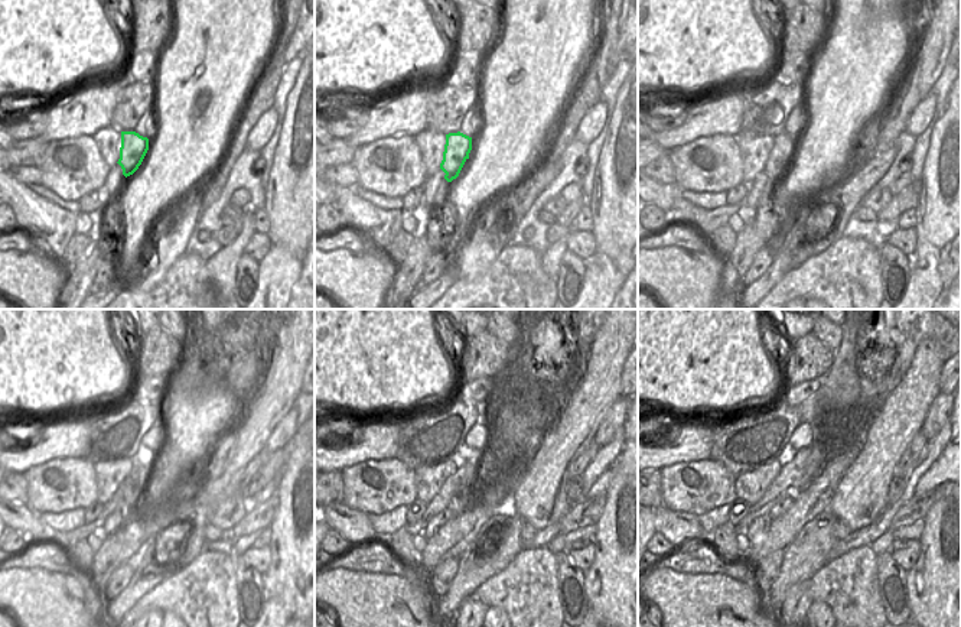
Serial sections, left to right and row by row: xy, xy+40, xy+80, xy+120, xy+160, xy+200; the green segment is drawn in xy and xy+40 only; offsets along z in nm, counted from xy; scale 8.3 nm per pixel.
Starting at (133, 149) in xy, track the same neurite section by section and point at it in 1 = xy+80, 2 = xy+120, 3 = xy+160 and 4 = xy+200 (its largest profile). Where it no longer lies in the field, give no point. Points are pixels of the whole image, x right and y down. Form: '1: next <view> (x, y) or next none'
1: next xy+80 (778, 162)
2: next xy+120 (130, 486)
3: next xy+160 (458, 504)
4: next xy+200 (785, 503)

